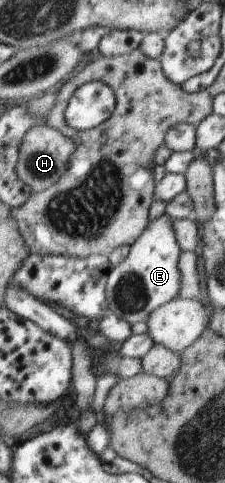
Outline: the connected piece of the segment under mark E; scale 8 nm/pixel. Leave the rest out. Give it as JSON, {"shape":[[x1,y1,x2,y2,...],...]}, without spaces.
{"shape":[[163,214,151,221,147,230,131,246,129,257,111,269,106,291,110,312,134,325,147,322,154,311,179,297,183,287,179,265,182,255,183,249,171,217]]}

